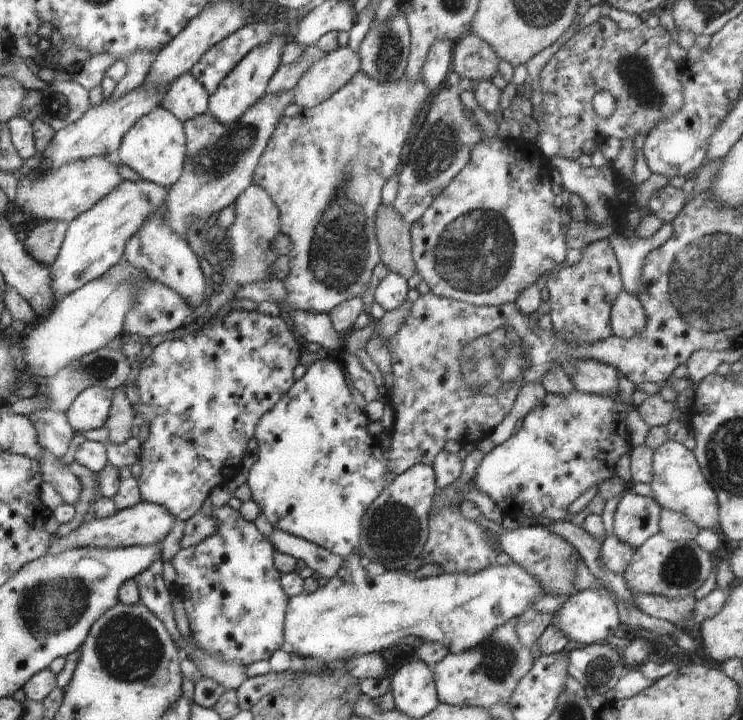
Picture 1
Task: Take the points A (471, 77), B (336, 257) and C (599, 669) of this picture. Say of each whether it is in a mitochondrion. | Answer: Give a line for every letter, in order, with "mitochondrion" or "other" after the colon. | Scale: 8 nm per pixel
A: other
B: mitochondrion
C: mitochondrion

